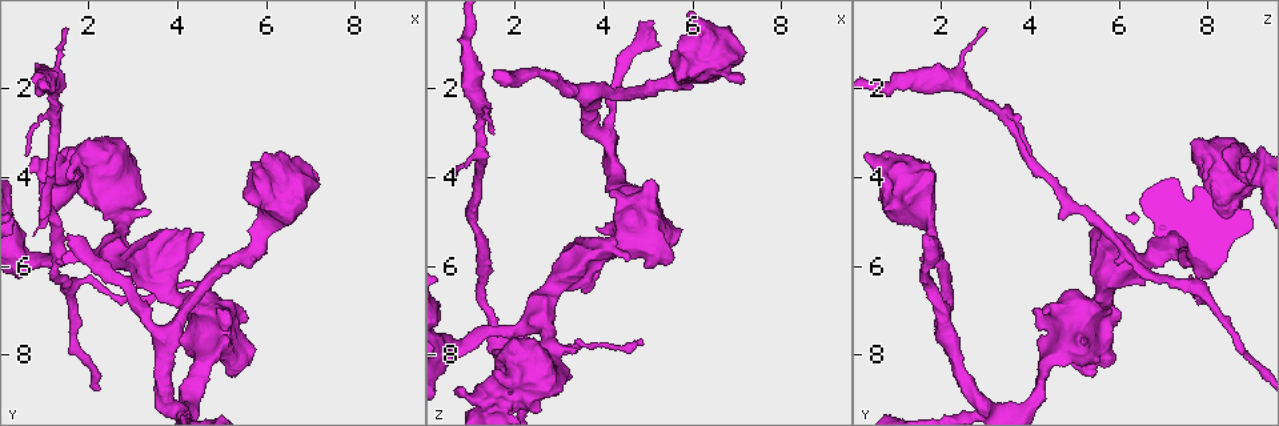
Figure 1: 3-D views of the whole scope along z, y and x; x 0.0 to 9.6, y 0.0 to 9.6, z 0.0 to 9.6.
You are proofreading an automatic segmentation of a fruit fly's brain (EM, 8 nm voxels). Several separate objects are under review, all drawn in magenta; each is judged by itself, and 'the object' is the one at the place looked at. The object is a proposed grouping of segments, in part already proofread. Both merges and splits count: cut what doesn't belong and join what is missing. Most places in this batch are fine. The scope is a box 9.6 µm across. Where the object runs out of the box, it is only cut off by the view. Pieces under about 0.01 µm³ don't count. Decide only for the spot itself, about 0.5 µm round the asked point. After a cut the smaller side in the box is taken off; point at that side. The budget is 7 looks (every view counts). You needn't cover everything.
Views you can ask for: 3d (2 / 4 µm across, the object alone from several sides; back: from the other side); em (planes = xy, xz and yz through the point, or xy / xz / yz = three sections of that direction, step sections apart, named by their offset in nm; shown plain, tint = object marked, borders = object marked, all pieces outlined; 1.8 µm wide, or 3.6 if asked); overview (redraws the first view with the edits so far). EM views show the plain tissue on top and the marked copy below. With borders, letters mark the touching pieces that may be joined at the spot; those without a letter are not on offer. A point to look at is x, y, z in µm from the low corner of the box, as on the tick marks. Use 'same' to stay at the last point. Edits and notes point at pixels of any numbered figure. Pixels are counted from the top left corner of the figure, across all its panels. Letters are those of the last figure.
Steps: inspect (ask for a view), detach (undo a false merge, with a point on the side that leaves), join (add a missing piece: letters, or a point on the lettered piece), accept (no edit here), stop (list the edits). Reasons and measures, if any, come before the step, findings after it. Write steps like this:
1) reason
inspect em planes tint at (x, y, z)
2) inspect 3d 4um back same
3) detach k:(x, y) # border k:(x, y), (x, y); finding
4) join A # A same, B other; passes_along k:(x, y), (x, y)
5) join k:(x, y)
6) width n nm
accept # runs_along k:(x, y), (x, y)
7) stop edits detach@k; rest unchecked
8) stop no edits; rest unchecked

arms part here
inspect em xz step 4 borders at (1.15, 2.55, 3.50)

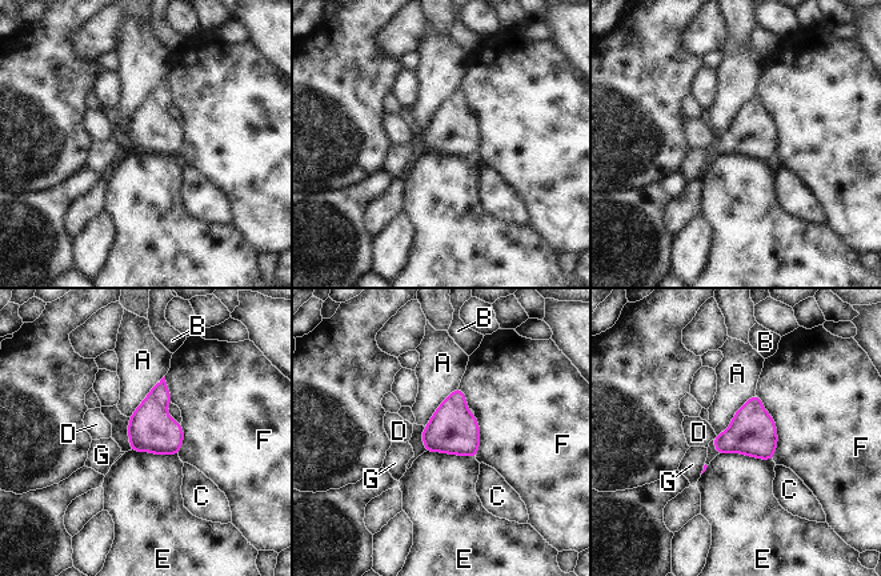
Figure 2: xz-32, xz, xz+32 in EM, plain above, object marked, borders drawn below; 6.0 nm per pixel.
accept # A other, B other, C other, D other, E other, F other, G other; border 2:(720, 452), (740, 452), (772, 460); all the same neuron

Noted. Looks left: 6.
free end
inspect 3d 2um at (1.50, 5.30, 1.65)

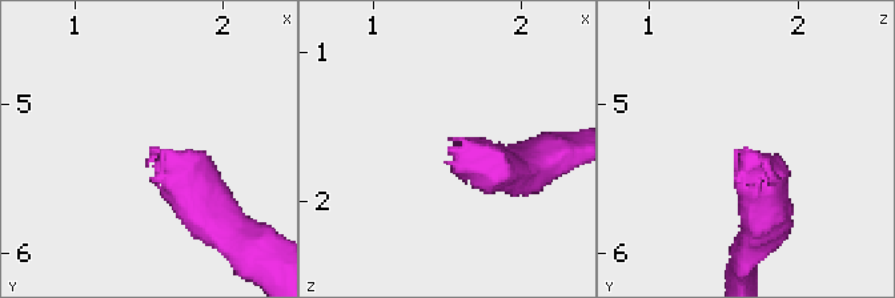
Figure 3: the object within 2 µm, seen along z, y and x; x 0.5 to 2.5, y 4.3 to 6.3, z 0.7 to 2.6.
inspect em xy step 16 borders at (1.52, 5.30, 1.66)

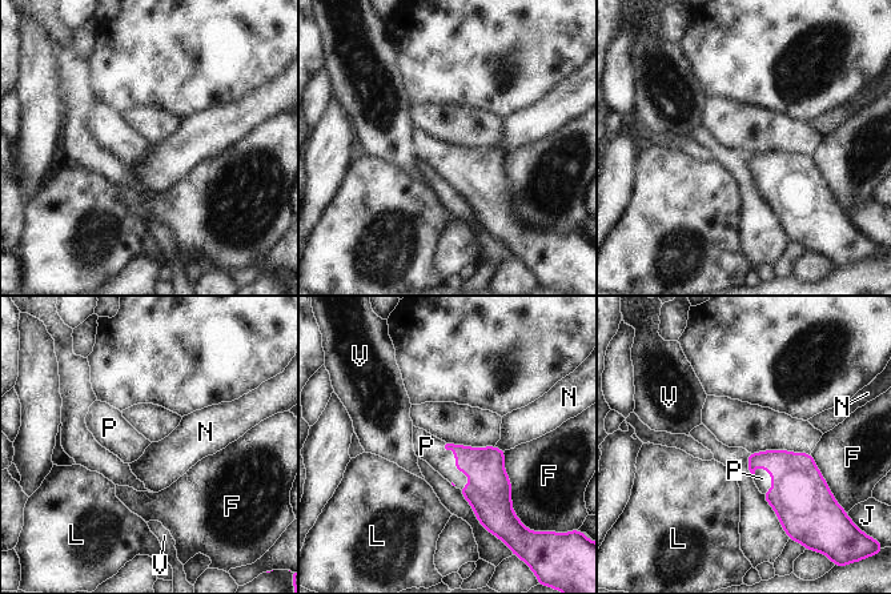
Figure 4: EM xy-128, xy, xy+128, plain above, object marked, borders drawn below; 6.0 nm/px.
join P # F other, J other, L other, N other, P same, V other; passes_along 4:(489, 490), (456, 466), (426, 446); the neuron continues

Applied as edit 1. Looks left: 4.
an open end
inspect em xz step 8 borders at (3.80, 5.20, 5.60)

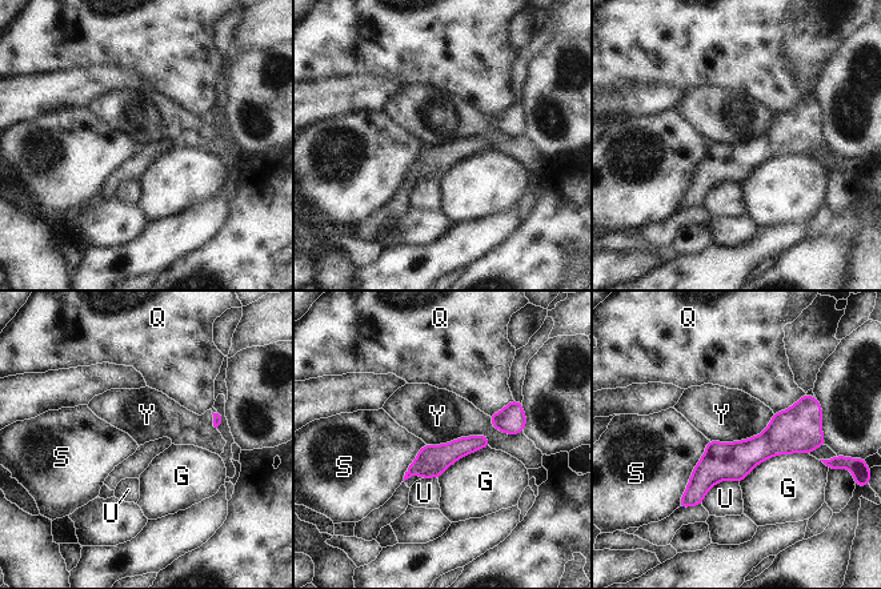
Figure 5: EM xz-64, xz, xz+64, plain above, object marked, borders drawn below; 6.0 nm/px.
inspect em yz step 8 borders same

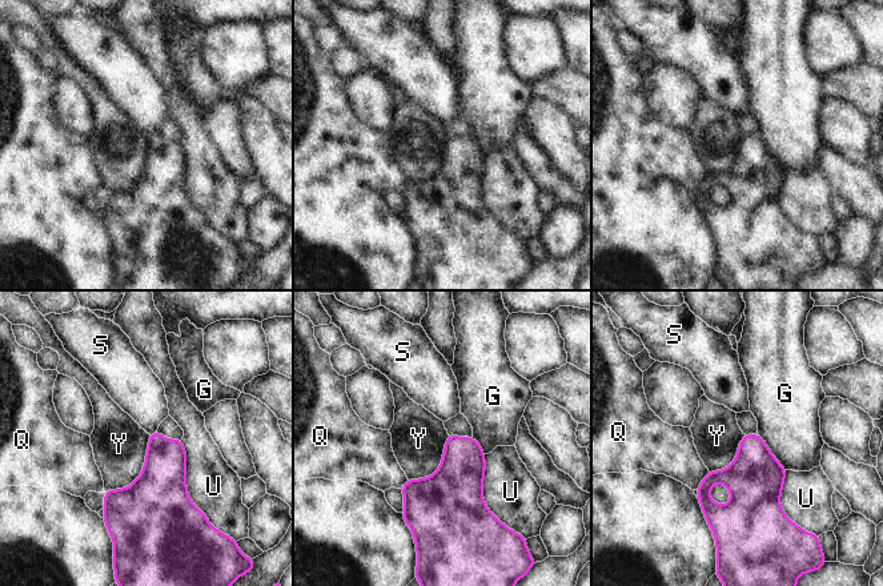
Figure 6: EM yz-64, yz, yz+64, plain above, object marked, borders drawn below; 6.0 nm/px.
accept # G other, Q other, S other, U other, Y other; border 6:(149, 434), (141, 473), (104, 492); none of them fits

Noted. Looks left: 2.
stop edits join@4; rest unchecked

